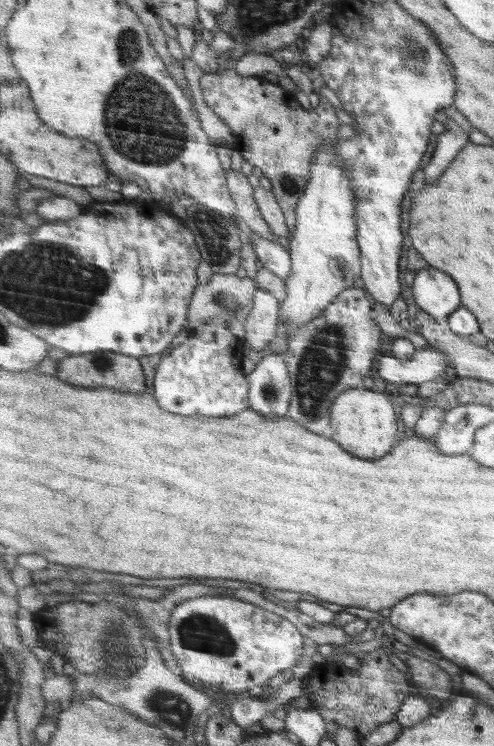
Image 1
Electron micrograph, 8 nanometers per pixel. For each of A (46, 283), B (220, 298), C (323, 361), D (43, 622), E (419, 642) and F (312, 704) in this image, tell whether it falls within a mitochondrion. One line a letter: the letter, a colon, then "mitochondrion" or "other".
A: mitochondrion
B: mitochondrion
C: mitochondrion
D: other
E: other
F: other

